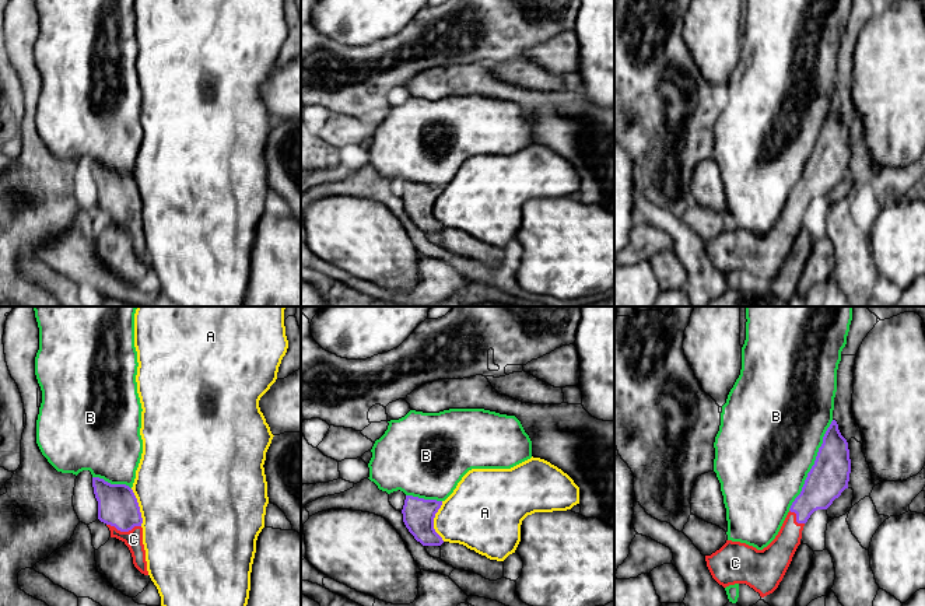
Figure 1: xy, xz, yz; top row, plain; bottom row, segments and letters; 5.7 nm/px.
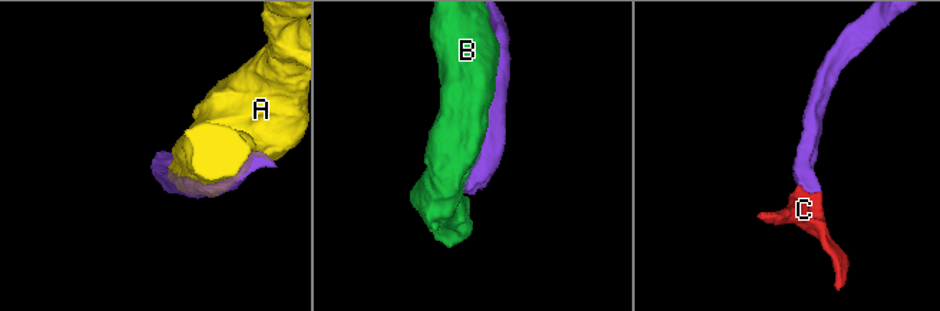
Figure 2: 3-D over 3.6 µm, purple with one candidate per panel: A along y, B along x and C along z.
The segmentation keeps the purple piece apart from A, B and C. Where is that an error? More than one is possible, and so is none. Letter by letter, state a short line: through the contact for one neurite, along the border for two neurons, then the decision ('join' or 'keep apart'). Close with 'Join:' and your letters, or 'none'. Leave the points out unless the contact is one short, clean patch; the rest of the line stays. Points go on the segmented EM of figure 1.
A: keep apart
B: keep apart
C: line xy (118, 505), (123, 518), (123, 531), (133, 539); join
Join: C

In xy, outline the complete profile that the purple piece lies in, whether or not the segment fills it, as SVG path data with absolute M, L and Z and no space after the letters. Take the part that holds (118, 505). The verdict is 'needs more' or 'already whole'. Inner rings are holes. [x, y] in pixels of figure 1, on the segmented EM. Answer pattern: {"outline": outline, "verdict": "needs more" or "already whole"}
{"outline": "M92 477L92 487L98 501L98 519L109 528L111 537L122 540L129 547L134 567L148 575L143 518L133 490L126 484L111 484L99 477Z", "verdict": "needs more"}

